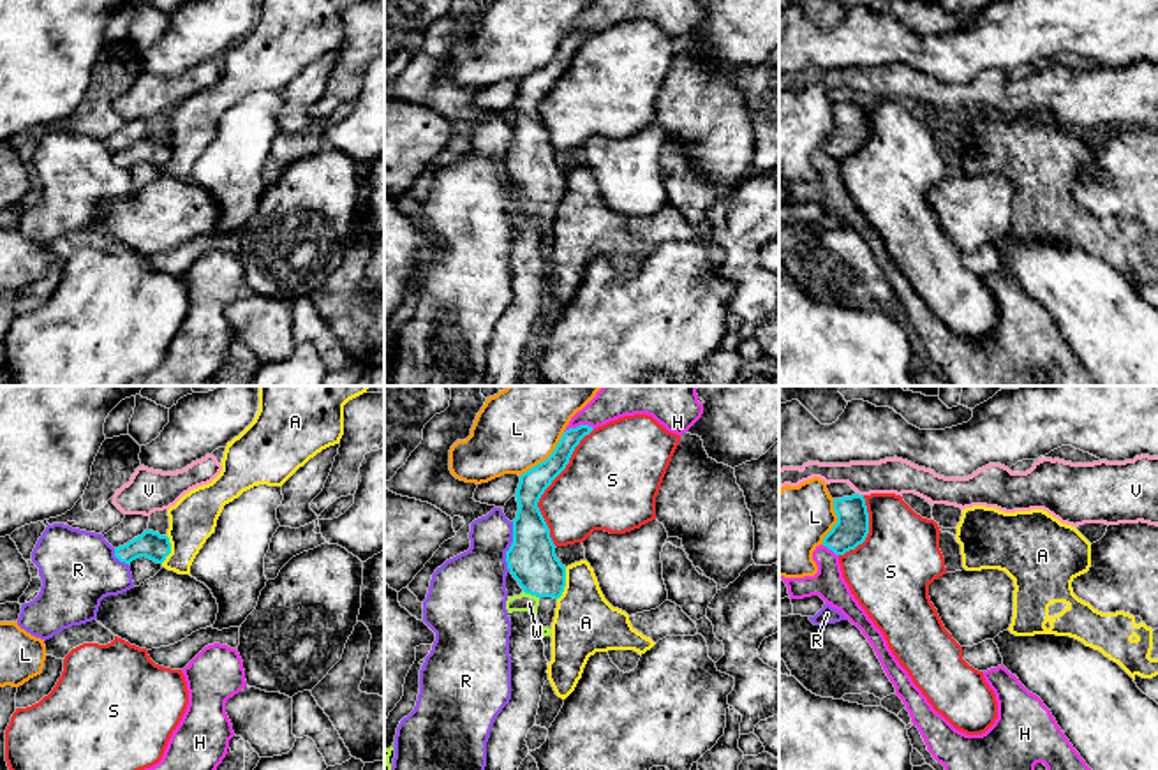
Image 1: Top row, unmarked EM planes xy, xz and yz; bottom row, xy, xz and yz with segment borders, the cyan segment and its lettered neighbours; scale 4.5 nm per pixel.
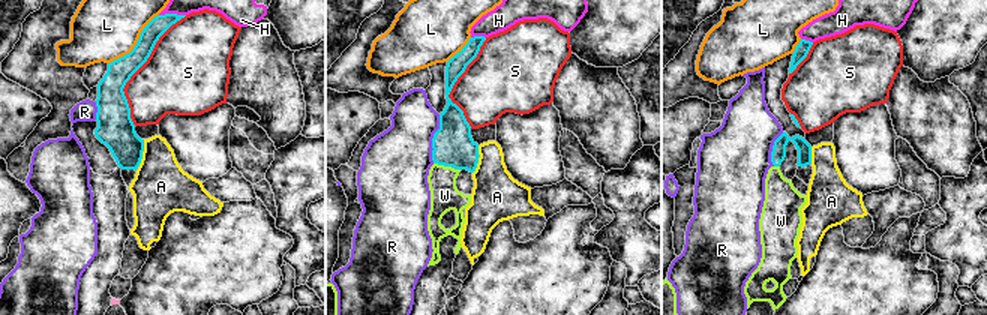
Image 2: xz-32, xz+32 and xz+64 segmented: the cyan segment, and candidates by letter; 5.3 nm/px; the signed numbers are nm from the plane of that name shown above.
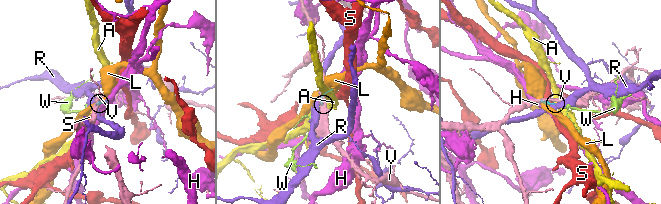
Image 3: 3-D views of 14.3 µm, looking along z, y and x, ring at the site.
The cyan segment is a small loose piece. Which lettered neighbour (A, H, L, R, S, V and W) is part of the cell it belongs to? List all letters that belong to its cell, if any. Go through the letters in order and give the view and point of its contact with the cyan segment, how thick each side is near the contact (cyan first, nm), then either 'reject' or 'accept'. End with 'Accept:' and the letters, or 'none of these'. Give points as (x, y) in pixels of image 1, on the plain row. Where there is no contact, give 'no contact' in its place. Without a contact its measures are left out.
A: contact xz (564, 189); calibres 220 and 280 nm; reject
H: contact xz (578, 32); calibres 100 and 140 nm; reject
L: contact xz (547, 64); calibres 130 and 360 nm; reject
R: contact xz (510, 152); calibres 220 and 300 nm; reject
S: contact xz (549, 90); calibres 180 and 400 nm; reject
V: contact yz (861, 101); calibres 150 and 160 nm; reject
W: contact xz (533, 199); calibres 220 and 80 nm; accept
Accept: W

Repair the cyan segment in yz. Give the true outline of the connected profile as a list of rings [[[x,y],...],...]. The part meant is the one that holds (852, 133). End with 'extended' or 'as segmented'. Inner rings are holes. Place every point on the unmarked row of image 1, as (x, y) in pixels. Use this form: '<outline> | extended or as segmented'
[[[864,100],[834,104],[837,129],[823,143],[823,152],[835,160],[844,160],[862,150],[869,139],[869,118]]] | as segmented

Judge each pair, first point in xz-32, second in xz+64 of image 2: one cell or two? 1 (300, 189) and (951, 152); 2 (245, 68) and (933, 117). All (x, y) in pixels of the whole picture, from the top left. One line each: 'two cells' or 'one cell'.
1: two cells
2: one cell

